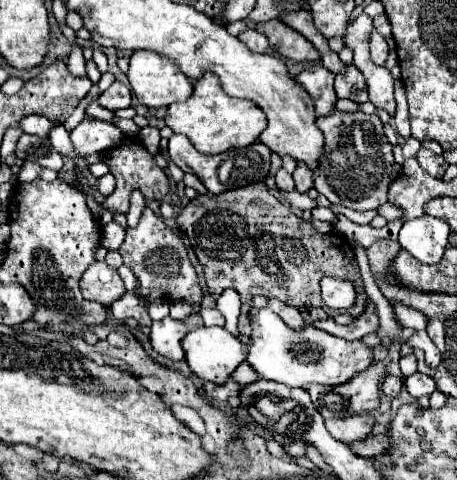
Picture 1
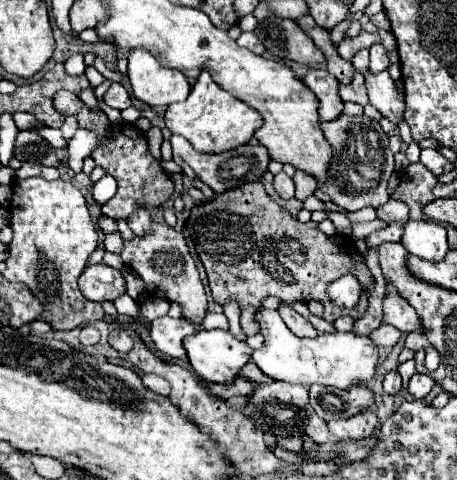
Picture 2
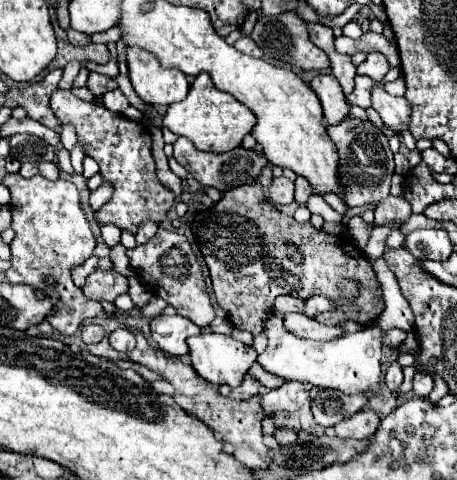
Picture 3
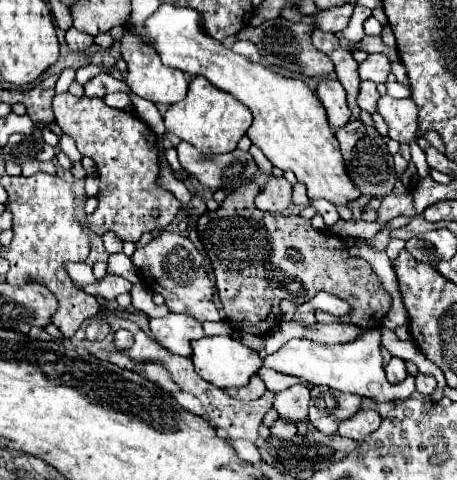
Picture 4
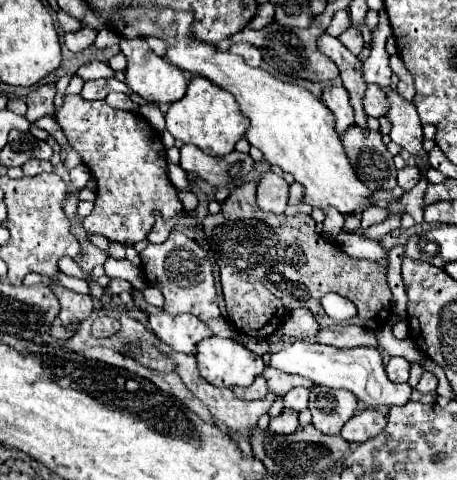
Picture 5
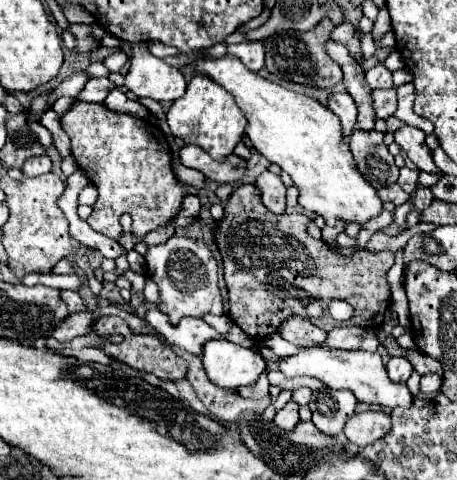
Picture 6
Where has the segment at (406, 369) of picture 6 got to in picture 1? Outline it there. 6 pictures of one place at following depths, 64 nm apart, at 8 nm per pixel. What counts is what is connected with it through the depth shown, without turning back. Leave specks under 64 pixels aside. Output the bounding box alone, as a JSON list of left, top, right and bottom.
[382,374,402,396]

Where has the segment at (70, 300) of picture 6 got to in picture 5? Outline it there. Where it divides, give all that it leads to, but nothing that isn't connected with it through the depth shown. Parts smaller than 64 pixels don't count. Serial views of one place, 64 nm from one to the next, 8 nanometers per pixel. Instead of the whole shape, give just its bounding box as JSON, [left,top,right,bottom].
[52,286,92,326]

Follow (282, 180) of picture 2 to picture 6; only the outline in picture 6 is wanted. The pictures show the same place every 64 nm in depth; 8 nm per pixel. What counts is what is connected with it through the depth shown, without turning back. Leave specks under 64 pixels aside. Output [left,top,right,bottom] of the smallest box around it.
[256,172,286,214]

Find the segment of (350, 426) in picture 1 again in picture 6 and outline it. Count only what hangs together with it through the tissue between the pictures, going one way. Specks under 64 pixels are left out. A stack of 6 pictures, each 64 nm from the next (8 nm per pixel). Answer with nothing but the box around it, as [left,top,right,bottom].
[344,412,392,448]

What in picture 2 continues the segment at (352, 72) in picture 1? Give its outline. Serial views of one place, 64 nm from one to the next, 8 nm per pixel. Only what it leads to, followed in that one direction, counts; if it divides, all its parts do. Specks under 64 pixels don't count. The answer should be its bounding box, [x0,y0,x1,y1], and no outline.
[340,72,368,106]

